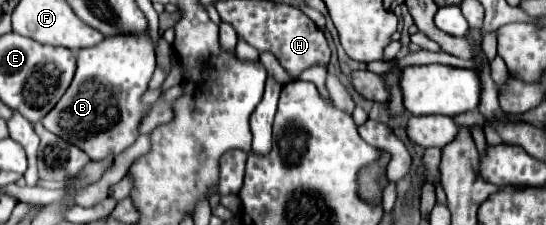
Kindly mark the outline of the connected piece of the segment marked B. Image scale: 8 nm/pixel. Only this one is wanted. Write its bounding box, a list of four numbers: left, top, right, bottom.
[41,29,156,161]

